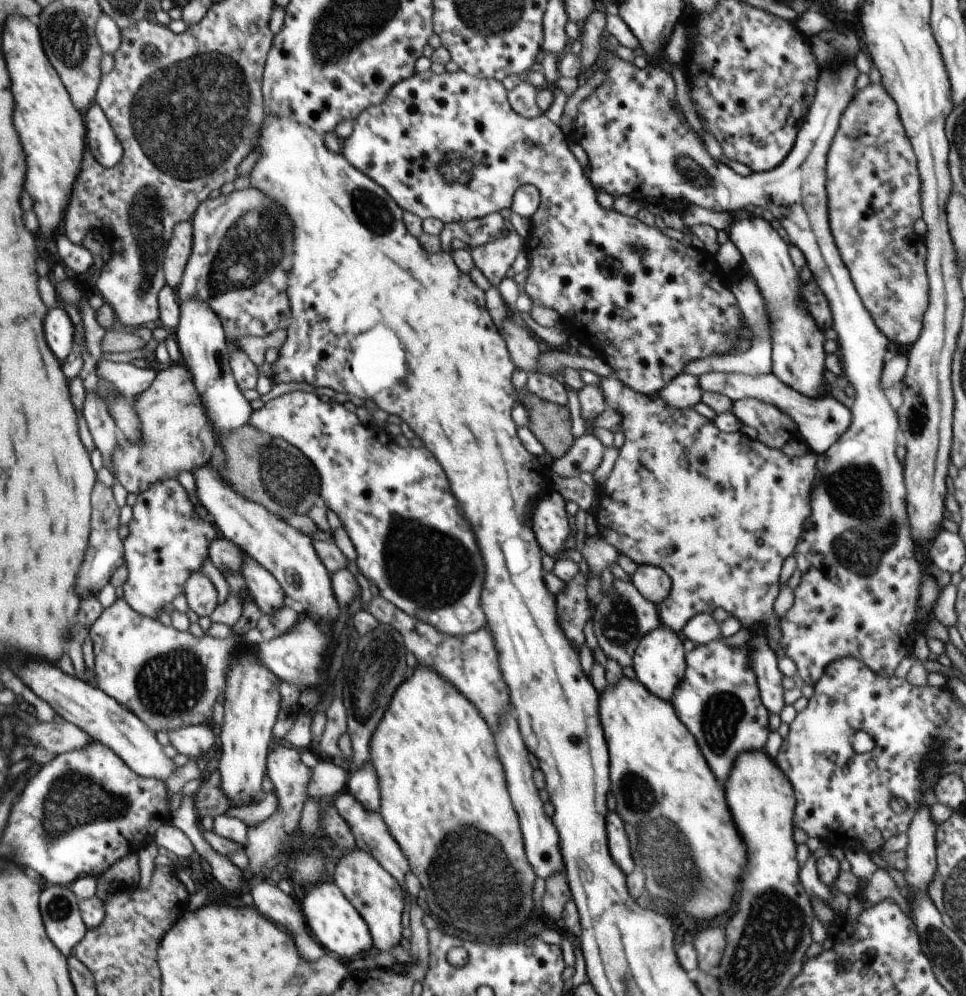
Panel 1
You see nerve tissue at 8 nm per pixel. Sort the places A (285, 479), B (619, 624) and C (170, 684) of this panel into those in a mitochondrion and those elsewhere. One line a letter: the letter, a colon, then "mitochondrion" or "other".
A: mitochondrion
B: mitochondrion
C: mitochondrion

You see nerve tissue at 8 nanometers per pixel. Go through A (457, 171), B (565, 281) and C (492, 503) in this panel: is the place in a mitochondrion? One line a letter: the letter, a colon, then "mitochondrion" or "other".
A: mitochondrion
B: other
C: other

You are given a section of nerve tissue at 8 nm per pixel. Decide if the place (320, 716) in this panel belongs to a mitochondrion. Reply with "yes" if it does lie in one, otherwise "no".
no

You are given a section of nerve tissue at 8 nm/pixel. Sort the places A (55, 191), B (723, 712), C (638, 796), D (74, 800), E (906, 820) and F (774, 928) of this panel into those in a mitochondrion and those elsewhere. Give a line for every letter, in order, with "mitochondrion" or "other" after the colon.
A: other
B: mitochondrion
C: mitochondrion
D: mitochondrion
E: other
F: mitochondrion

